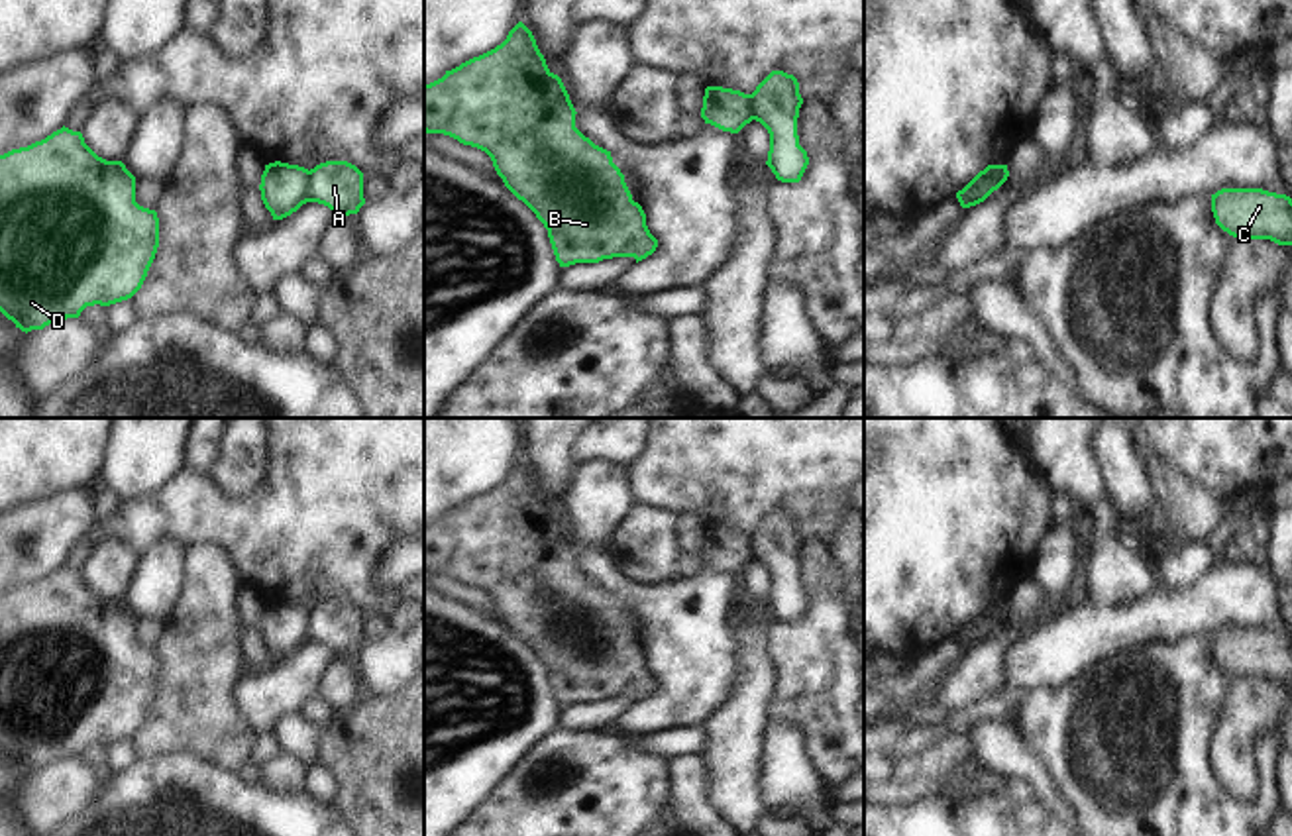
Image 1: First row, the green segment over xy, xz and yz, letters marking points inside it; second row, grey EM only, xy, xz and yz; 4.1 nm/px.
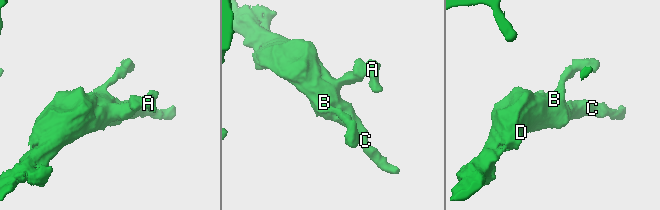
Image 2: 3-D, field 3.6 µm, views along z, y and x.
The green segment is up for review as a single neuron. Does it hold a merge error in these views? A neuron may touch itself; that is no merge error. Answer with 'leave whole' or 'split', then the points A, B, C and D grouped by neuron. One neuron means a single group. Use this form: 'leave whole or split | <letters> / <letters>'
split | A / B C D

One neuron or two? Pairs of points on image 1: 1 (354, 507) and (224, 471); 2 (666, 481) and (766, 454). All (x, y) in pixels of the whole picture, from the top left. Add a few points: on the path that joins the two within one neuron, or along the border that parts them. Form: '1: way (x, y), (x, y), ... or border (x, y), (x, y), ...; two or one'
1: border (268, 438), (266, 477), (238, 497), (224, 495); two
2: way (692, 462), (703, 454), (741, 454); one

